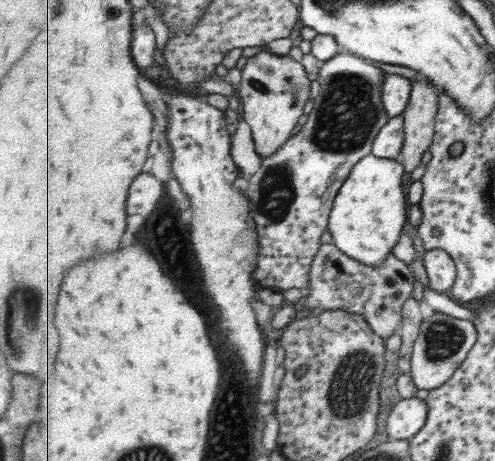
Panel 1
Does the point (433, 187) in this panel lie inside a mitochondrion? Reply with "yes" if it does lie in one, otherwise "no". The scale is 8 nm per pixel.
no

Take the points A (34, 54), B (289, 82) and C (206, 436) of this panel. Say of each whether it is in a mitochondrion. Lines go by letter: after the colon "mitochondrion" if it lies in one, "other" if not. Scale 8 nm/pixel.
A: other
B: mitochondrion
C: mitochondrion

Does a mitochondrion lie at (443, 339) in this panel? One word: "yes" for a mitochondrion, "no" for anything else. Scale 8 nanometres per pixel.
yes

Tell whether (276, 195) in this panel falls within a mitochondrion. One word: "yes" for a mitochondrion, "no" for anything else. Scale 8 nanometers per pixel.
yes

